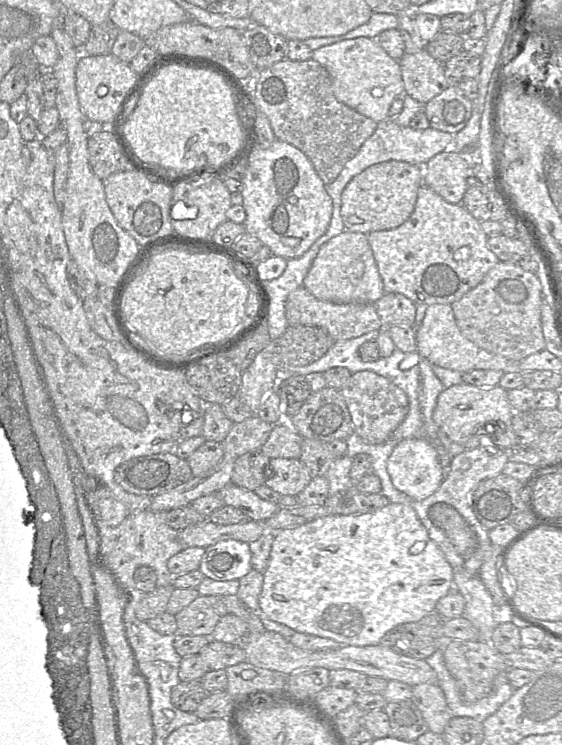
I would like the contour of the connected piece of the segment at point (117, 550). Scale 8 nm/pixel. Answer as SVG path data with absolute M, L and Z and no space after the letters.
M150 509L133 511L118 525L103 525L96 520L99 535L99 561L111 571L123 588L133 592L133 577L135 571L142 566L155 570L157 575L157 587L165 587L172 584L174 576L168 570L168 560L187 546L180 542L180 530L170 527L166 523L165 512L155 512Z

